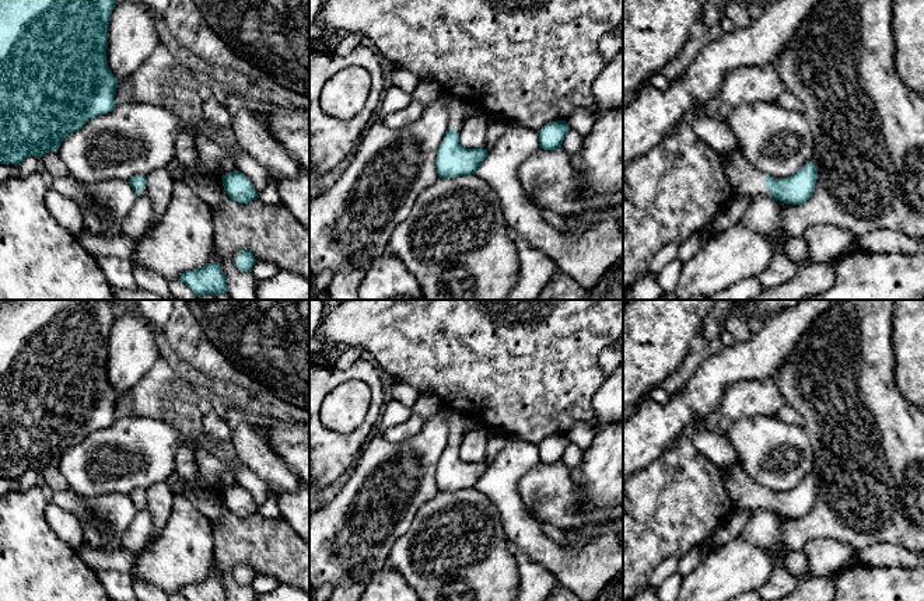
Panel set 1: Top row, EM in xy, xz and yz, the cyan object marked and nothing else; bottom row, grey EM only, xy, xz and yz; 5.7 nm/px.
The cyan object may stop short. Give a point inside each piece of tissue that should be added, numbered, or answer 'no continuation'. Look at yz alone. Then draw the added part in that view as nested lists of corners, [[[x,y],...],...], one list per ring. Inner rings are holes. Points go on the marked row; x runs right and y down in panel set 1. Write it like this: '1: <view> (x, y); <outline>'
1: yz (744, 178); [[[738,148],[724,156],[722,164],[734,193],[770,196],[764,184],[766,174],[749,164]]]

